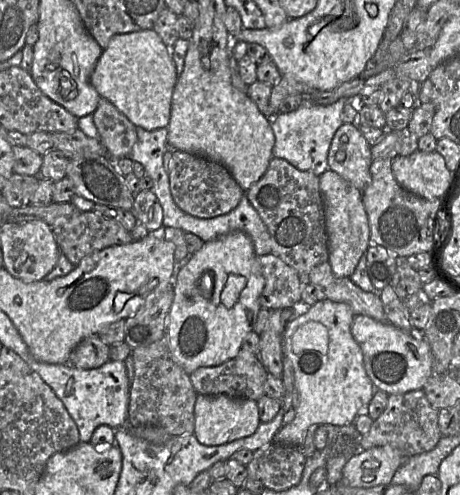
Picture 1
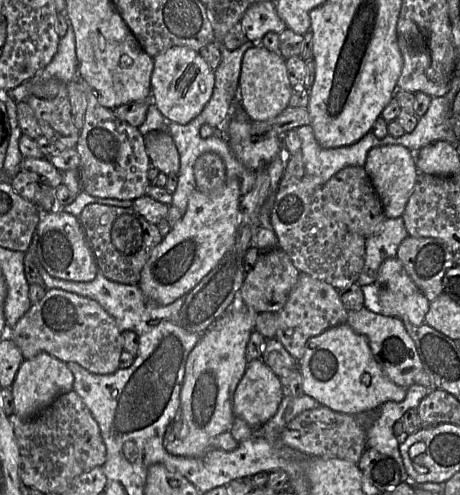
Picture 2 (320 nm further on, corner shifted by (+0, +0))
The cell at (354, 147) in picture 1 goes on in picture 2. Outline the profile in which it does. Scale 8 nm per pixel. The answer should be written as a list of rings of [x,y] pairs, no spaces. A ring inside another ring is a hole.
[[[383,145],[370,149],[367,154],[363,167],[382,204],[384,215],[388,219],[402,216],[412,194],[419,174],[415,153],[400,145]]]

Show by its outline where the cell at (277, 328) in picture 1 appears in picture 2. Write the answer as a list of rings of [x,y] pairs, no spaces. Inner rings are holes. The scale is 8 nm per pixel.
[[[300,273],[285,306],[276,313],[279,340],[286,350],[300,360],[305,354],[307,342],[331,327],[346,323],[350,312],[343,305],[338,289],[308,274]]]

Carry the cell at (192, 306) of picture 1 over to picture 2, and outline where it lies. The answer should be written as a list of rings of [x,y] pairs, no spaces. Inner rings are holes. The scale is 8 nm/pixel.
[[[237,293],[231,309],[228,307],[207,331],[200,334],[199,341],[187,358],[179,418],[172,423],[164,438],[169,454],[202,457],[213,449],[213,440],[218,435],[231,431],[236,419],[233,396],[248,365],[246,347],[255,330],[257,315]]]

